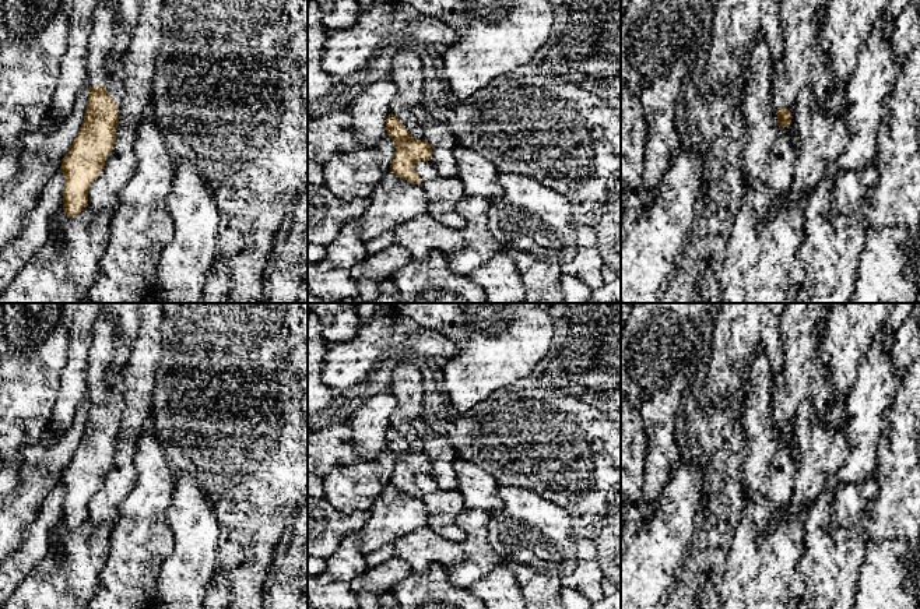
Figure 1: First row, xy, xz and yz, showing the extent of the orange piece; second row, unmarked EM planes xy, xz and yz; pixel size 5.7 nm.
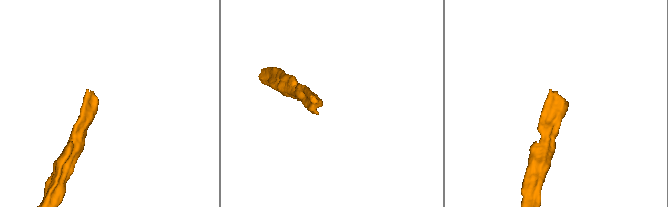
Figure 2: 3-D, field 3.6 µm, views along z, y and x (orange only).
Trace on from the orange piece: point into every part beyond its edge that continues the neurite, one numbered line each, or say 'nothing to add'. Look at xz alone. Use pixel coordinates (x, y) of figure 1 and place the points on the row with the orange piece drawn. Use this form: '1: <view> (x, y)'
nothing to add

